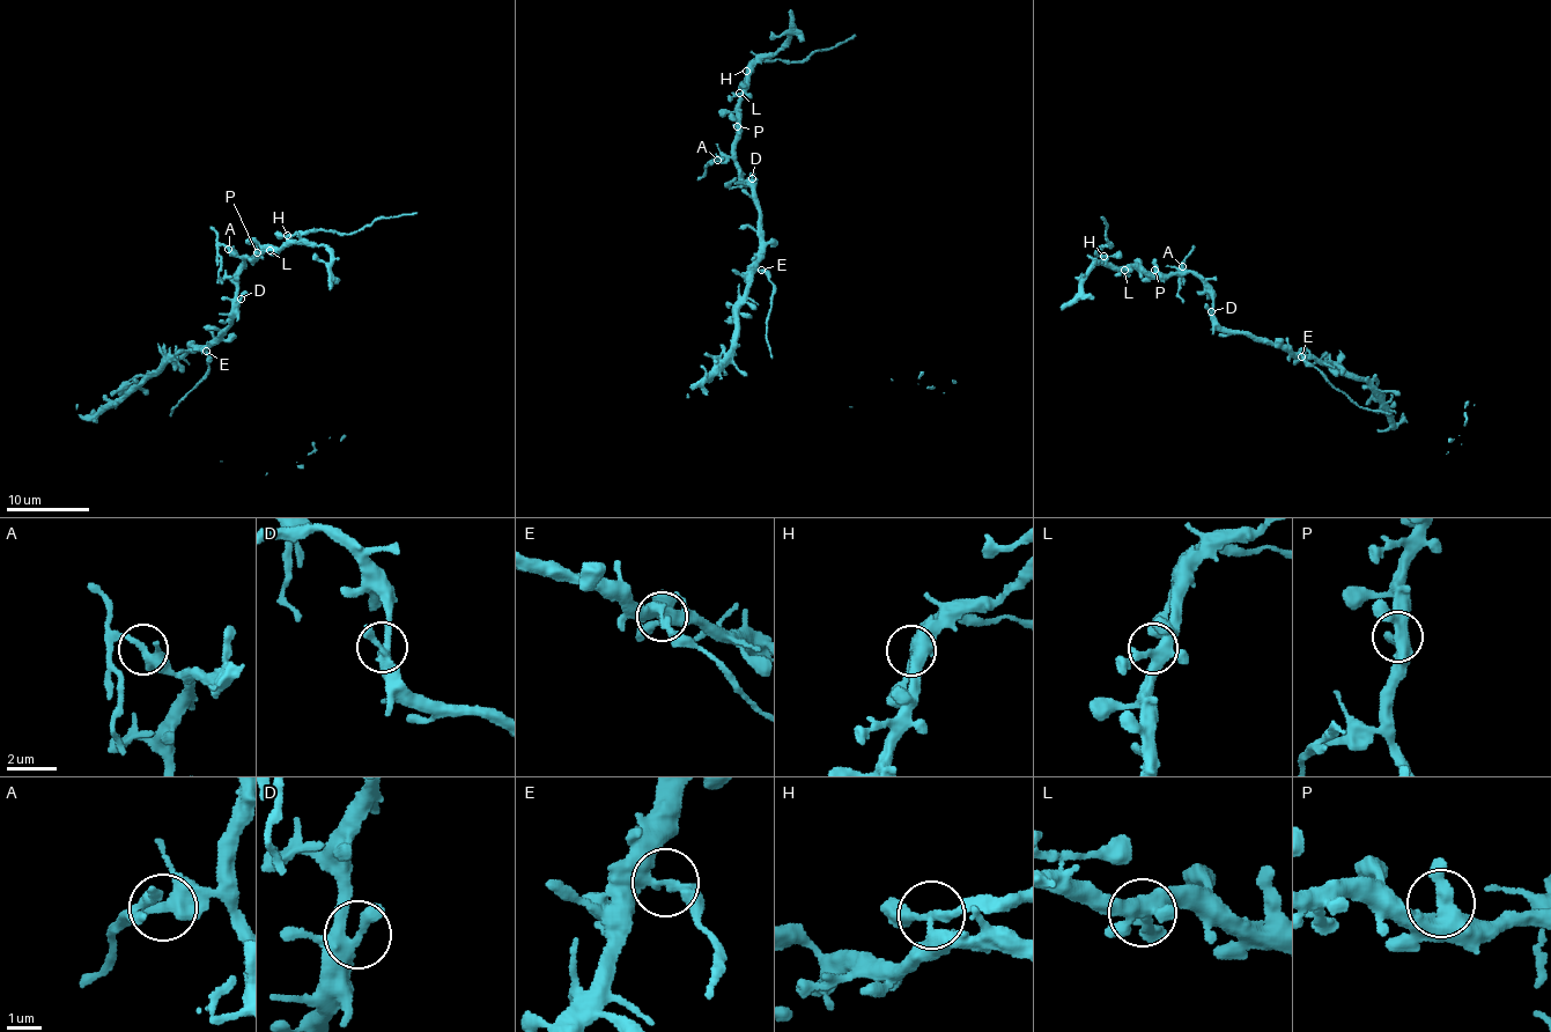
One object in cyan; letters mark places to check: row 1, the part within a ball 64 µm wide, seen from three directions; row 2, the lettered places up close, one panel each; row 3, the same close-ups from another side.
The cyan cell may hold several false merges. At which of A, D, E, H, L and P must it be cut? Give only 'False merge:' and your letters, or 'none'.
False merge: A, E, H

